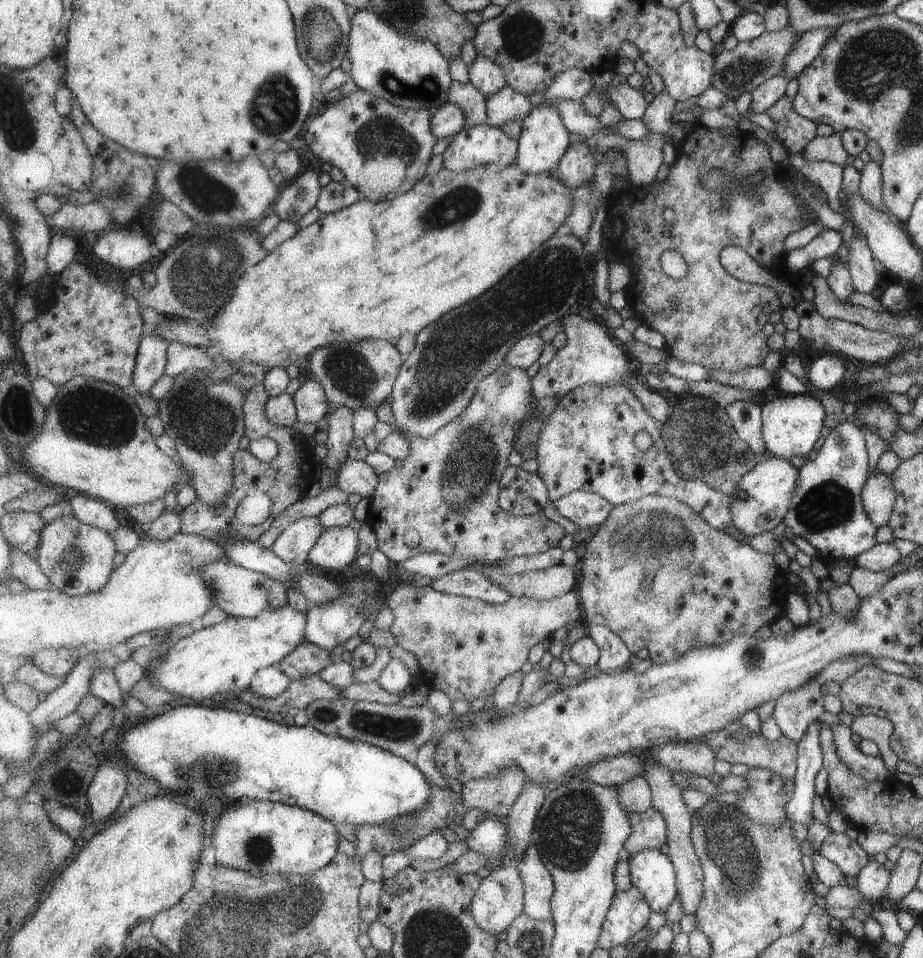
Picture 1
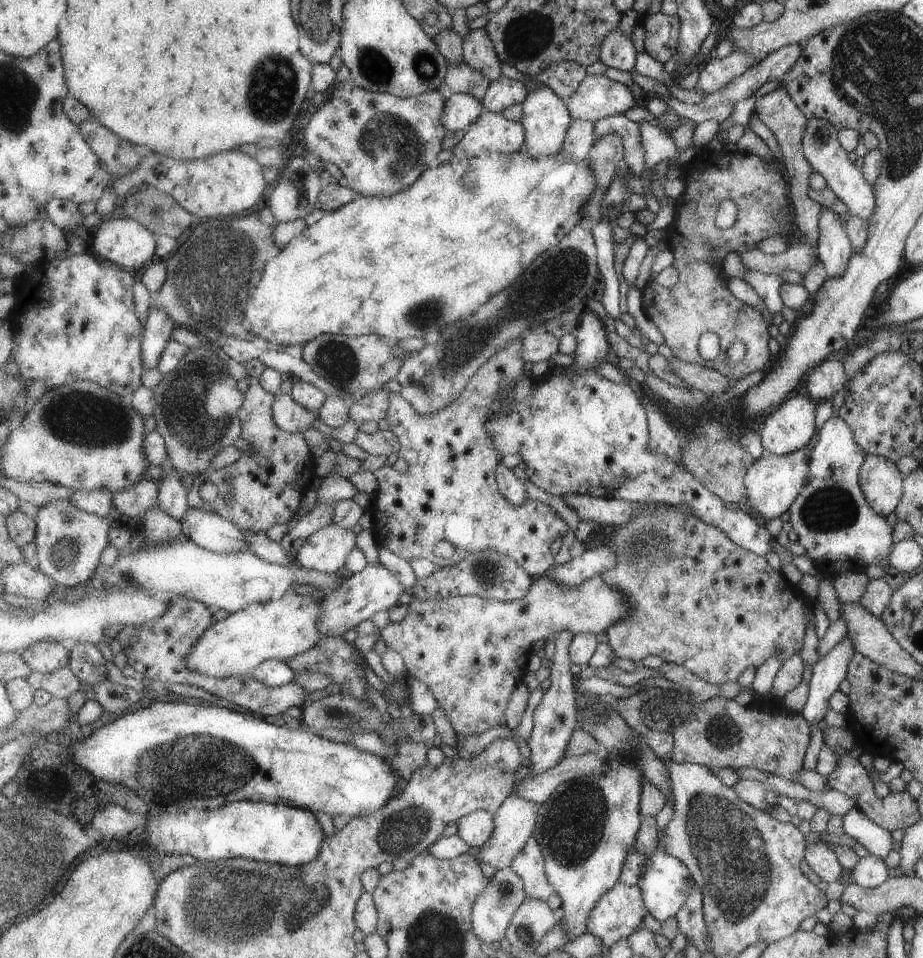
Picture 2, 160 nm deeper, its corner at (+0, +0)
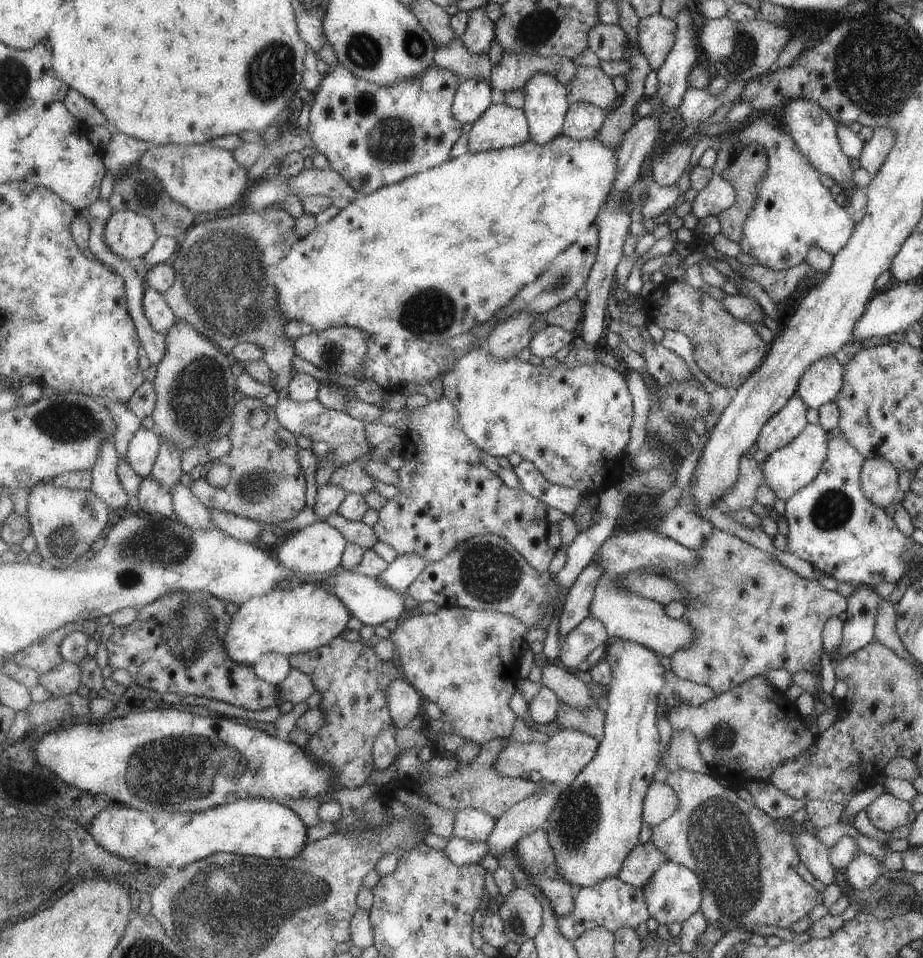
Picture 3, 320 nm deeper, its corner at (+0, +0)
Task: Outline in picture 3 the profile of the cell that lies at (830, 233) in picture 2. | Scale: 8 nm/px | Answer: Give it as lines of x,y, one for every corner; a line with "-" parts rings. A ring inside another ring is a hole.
771,113
757,114
754,115
752,122
737,135
730,134
733,139
731,158
739,156
742,148
750,144
761,145
766,150
767,168
758,182
757,200
743,223
743,238
739,244
742,252
756,258
756,264
769,268
769,272
787,269
801,263
805,252
810,247
820,248
833,256
846,246
852,235
851,230
854,230
853,221
845,214
846,210
837,206
833,202
831,192
821,186
819,174
817,174
818,169
810,163
810,160
807,160
791,135
779,126
777,120
779,116

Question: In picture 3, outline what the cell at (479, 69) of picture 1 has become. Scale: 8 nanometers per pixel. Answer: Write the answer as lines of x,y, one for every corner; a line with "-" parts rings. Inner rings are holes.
488,4
470,8
470,21
462,38
467,48
477,54
488,54
496,39
496,23
487,16
487,11

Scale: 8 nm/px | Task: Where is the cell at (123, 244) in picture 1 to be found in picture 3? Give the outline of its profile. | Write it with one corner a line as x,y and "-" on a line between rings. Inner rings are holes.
114,211
104,225
104,239
109,248
116,255
124,256
128,261
140,264
142,264
143,256
155,246
159,237
155,222
137,211

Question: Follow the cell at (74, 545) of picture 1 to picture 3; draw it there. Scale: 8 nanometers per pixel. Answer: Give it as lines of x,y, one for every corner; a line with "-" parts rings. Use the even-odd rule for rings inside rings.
44,481
30,490
28,499
31,533
46,566
65,568
82,561
85,552
92,550
93,543
109,527
112,508
91,490
57,487

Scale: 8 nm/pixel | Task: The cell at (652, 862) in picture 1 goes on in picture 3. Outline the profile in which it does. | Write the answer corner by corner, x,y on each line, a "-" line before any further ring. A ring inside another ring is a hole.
667,861
644,886
646,899
650,905
652,918
657,920
661,928
673,923
683,923
689,920
697,910
702,908
703,885
702,878
688,866

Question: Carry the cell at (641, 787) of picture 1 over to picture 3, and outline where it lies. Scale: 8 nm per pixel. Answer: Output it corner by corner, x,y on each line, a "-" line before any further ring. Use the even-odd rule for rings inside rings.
655,781
651,783
644,802
644,822
653,828
671,818
679,807
675,789
666,782

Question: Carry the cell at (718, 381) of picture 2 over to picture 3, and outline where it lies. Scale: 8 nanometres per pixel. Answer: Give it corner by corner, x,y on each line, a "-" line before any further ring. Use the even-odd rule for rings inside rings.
653,339
644,344
643,357
645,357
649,374
655,377
662,385
693,377
689,366
681,356
671,352
663,344
655,342

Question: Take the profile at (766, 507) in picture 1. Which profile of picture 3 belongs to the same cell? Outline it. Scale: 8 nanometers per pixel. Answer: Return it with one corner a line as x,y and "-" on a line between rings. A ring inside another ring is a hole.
807,423
806,428
797,438
767,456
765,463
761,466
764,482
777,498
786,501
815,478
827,452
827,439
829,439
829,434
823,428

